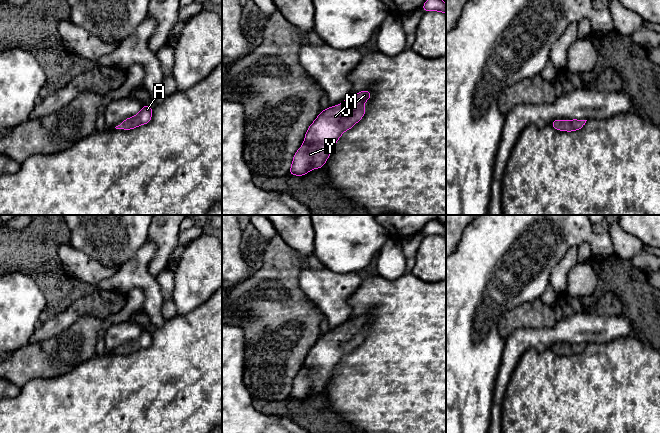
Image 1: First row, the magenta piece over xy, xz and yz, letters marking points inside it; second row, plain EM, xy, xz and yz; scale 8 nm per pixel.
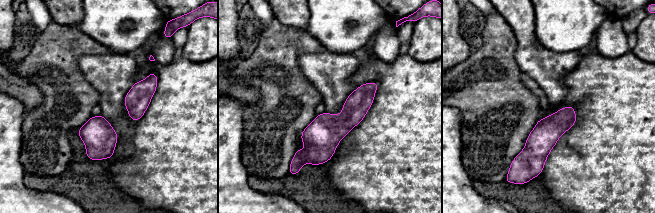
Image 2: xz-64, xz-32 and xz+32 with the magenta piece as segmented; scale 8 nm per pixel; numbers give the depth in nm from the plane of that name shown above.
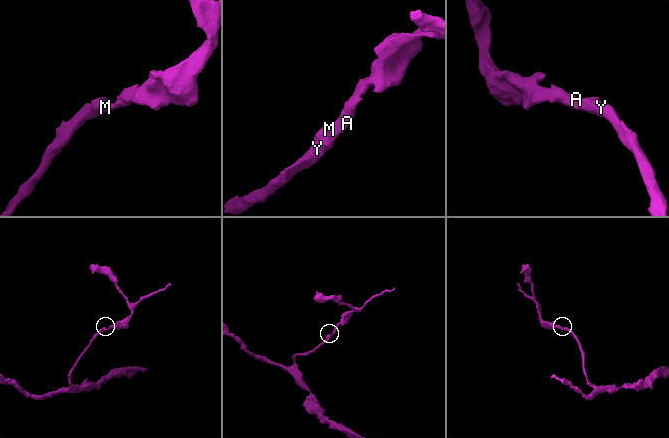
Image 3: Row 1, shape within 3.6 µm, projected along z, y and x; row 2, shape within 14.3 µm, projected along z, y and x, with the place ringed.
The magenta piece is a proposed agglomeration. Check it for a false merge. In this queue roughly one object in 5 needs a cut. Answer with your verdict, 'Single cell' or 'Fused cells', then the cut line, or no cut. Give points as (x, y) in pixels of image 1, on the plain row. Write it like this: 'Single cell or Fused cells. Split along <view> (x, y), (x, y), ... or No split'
Single cell. No split

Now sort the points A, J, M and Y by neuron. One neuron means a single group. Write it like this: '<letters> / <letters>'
A J M Y

